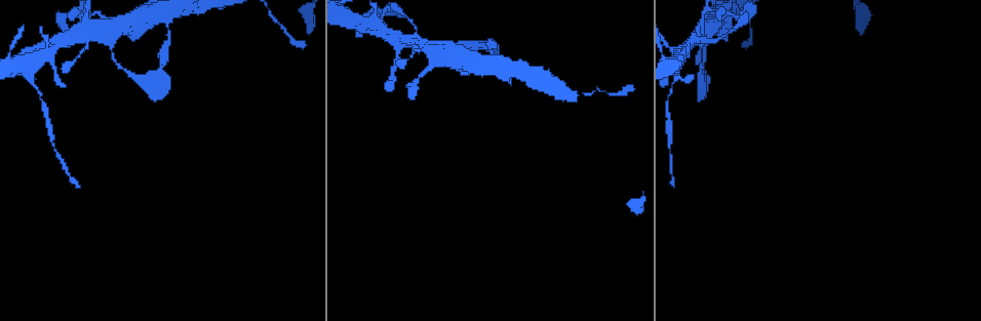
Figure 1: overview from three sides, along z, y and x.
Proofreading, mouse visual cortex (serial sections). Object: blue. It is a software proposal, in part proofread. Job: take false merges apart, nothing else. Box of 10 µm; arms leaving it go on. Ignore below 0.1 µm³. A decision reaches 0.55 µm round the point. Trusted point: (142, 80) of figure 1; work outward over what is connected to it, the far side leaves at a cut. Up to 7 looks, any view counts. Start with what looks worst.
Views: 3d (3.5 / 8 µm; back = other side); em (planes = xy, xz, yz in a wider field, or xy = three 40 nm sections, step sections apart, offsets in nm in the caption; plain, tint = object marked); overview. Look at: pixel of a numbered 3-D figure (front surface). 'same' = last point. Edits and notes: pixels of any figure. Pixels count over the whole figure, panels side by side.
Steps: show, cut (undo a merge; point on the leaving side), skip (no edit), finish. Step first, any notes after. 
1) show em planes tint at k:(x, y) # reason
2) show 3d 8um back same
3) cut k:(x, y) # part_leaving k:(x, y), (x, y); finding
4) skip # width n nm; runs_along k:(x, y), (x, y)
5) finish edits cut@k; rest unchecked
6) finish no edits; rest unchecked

show 3d 3.5um at 1:(161, 15)

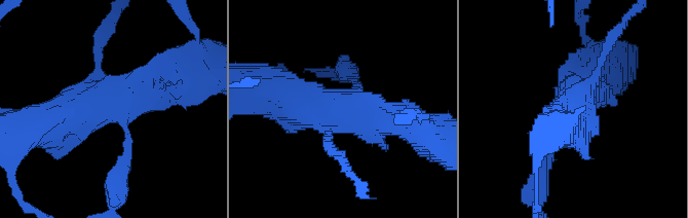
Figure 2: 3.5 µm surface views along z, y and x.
show em planes plain at 2:(345, 103) # arms 3; arm_widths 150, 500, 600 nm; now the EM

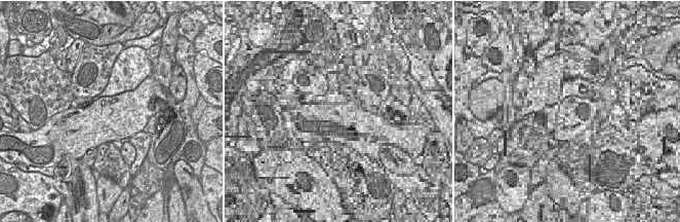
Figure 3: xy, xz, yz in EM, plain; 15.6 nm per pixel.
show em planes tint same

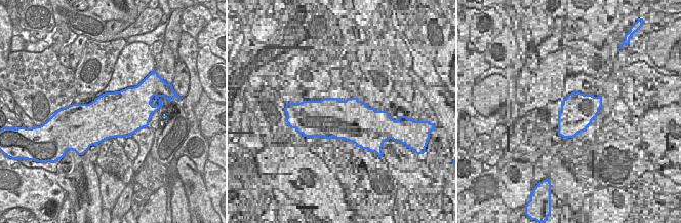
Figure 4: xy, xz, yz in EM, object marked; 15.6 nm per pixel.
skip # runs_along 2:(124, 167), (130, 142), (108, 104), (54, 122); continuous, no second cell

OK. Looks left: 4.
show 3d 3.5um at 1:(700, 27) # small branch off a trunk

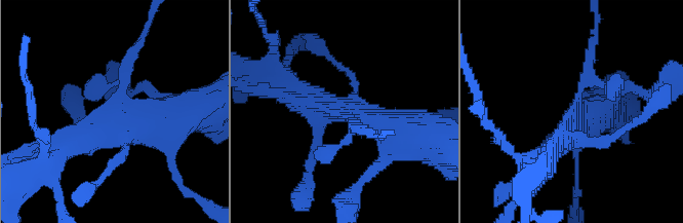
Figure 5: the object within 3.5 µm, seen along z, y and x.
show em xy step 2 tint at 5:(358, 114)

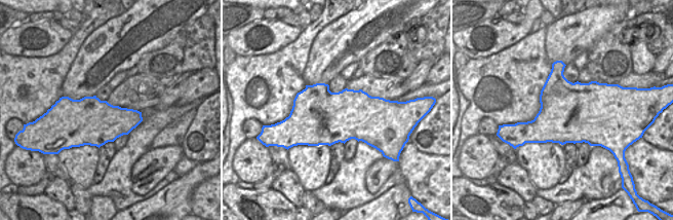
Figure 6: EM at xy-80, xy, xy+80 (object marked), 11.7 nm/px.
show em planes tint same

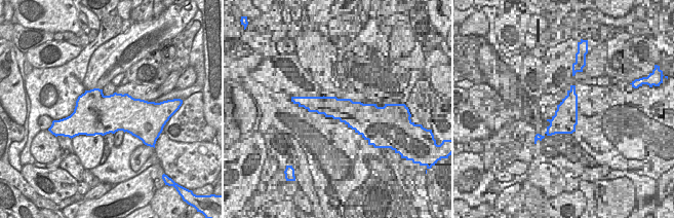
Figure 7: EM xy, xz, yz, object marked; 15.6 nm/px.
skip # runs_along 5:(183, 113), (107, 85); all the same cell

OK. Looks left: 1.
finish no edits; rest unchecked

